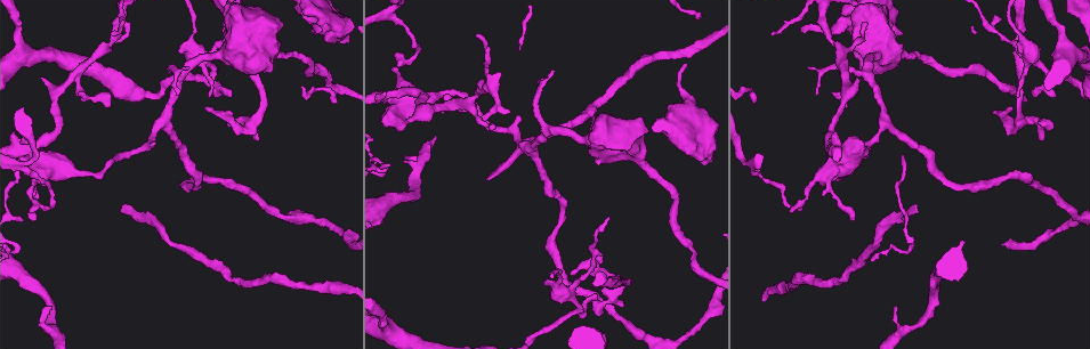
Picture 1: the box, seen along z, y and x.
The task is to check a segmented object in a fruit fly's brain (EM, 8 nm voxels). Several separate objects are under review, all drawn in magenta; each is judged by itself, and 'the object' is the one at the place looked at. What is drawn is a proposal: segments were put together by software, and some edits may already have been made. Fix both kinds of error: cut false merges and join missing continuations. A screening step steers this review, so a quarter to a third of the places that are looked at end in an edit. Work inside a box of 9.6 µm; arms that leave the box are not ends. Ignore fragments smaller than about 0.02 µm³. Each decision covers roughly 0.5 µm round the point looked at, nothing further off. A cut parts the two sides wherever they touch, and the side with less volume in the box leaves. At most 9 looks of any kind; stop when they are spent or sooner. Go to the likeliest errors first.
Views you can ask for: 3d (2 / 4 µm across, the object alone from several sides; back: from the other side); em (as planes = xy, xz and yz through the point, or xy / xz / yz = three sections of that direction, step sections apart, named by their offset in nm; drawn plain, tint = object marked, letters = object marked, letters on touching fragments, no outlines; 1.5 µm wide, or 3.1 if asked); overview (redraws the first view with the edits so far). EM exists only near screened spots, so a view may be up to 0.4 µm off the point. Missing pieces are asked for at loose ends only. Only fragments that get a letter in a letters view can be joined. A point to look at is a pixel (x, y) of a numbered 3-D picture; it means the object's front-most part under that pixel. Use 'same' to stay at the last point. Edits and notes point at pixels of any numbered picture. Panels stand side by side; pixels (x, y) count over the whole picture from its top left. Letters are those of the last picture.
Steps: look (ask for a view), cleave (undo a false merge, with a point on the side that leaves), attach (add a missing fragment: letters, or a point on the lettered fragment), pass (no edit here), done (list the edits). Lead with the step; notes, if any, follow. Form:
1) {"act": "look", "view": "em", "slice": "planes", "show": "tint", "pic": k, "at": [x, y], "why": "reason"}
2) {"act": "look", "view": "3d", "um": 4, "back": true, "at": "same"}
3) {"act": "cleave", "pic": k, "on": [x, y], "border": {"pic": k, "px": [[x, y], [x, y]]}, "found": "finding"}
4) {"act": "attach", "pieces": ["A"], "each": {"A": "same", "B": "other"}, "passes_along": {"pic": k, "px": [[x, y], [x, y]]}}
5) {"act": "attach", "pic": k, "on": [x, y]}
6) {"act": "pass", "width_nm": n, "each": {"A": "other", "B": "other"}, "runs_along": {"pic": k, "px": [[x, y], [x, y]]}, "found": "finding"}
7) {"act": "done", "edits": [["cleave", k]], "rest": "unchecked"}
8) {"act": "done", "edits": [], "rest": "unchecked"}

{"act": "look", "view": "em", "slice": "xy", "step": 8, "show": "letters", "pic": 1, "at": [918, 209], "why": "an open end"}

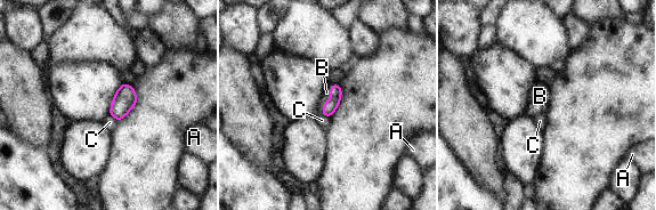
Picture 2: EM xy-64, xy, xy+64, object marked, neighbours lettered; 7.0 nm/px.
{"act": "look", "view": "em", "slice": "planes", "show": "letters", "at": "same"}

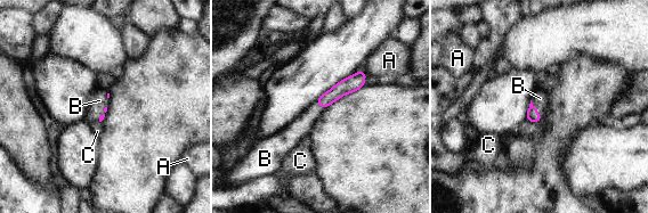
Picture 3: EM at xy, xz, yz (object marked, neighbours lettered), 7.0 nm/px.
{"act": "attach", "pieces": ["B"], "longest_contact_nm": ["B", 150], "each": {"A": "other", "B": "same", "C": "other"}, "found": "it goes on there"}

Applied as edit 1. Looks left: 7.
{"act": "look", "view": "overview"}

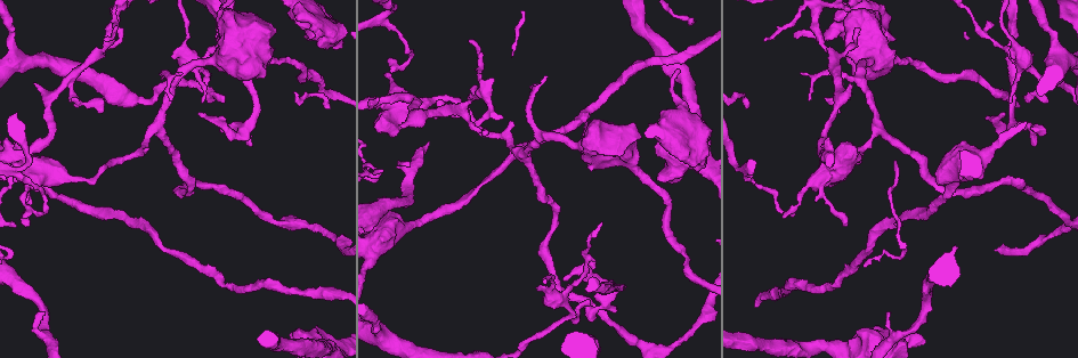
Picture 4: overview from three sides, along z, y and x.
{"act": "look", "view": "3d", "um": 4, "pic": 4, "at": [677, 70], "why": "tapers out"}

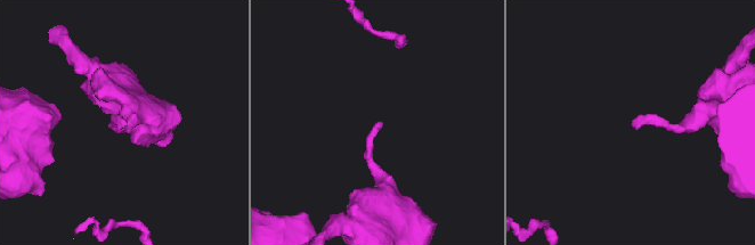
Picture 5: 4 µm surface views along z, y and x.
{"act": "look", "view": "em", "slice": "xz", "step": 4, "show": "tint", "pic": 5, "at": [632, 121], "why": "now the EM"}

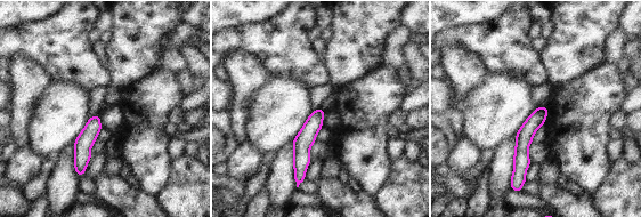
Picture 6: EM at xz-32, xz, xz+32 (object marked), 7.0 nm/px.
{"act": "look", "view": "em", "slice": "planes", "show": "letters", "at": "same", "why": "another direction"}

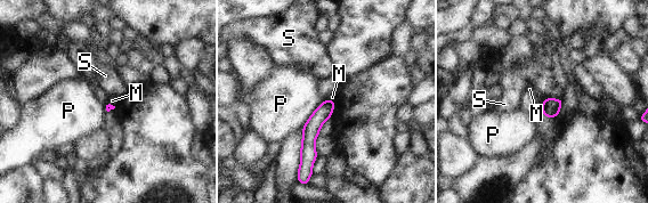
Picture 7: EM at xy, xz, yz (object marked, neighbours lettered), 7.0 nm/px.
{"act": "pass", "each": {"M": "other", "P": "other", "S": "other"}, "found": "none of them fits"}

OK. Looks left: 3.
{"act": "look", "view": "3d", "um": 2, "pic": 4, "at": [747, 176], "why": "three-way junction"}

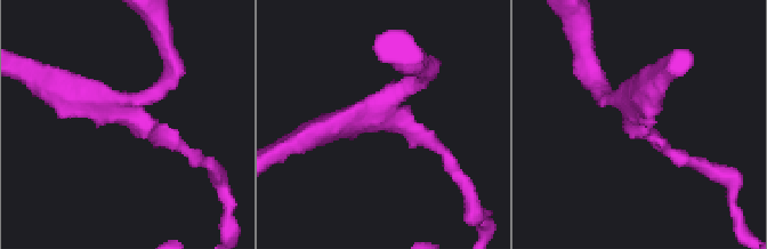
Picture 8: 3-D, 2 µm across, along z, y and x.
{"act": "look", "view": "em", "slice": "planes", "show": "tint", "pic": 8, "at": [404, 116]}

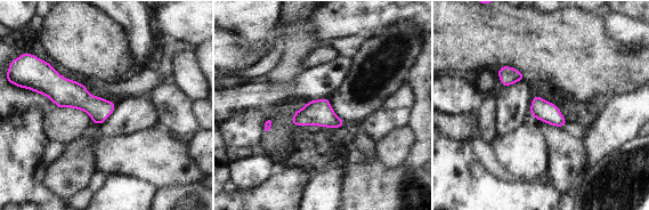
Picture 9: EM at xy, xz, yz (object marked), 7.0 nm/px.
{"act": "look", "view": "em", "slice": "planes", "show": "letters", "at": "same"}

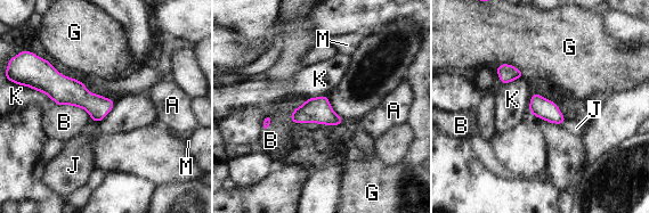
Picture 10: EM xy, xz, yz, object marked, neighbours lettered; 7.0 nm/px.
{"act": "pass", "each": {"A": "other", "B": "other", "G": "other", "J": "other", "K": "other", "M": "other"}, "arms": 3, "found": "all the same cell"}

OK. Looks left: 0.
{"act": "done", "edits": [["attach", 3]], "rest": "unchecked"}

